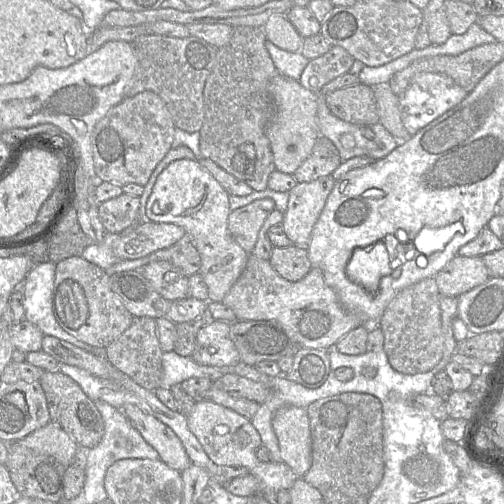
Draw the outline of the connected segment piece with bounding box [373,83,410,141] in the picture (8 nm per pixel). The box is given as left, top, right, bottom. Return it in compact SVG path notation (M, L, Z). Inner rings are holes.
M389 83L373 86L377 103L379 123L382 124L398 141L407 140L410 135L401 120L399 96L395 95Z

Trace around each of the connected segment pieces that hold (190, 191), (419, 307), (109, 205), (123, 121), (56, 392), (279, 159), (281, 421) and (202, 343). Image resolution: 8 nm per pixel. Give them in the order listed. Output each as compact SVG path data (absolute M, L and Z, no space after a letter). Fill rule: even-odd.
M179 159L168 164L158 175L146 203L146 218L151 222L172 223L182 227L196 247L208 301L222 302L246 267L248 253L228 230L231 212L229 194L198 160Z
M435 277L425 278L401 290L387 305L376 324L383 332L384 351L394 370L418 374L431 370L443 357L440 293Z
M124 192L99 204L99 217L106 232L121 233L137 224L140 198Z
M143 91L132 97L126 97L111 108L97 122L92 134L91 144L97 181L115 183L121 187L134 183L145 186L164 156L172 148L176 126L162 98L152 91Z
M43 371L39 381L47 400L50 421L59 424L78 446L87 449L96 447L104 435L104 423L95 404L79 385L60 371Z
M281 74L272 79L270 93L275 104L275 114L267 125L265 133L270 142L275 169L293 174L310 156L320 136L317 120L318 95L303 87L298 80Z
M291 405L281 407L273 415L272 427L282 462L302 478L312 463L310 423L306 409Z
M213 320L196 335L191 358L201 365L230 367L240 362L239 353L230 338L231 323Z

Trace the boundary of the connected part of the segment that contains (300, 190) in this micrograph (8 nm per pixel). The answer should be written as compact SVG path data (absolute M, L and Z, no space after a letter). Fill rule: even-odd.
M328 175L311 182L297 183L289 191L288 206L281 224L293 245L307 248L312 230L335 182Z

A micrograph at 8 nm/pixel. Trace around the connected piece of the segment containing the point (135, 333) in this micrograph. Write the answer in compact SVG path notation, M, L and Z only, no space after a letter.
M147 316L134 317L130 327L105 350L108 362L136 384L150 391L160 387L163 352L157 338L155 319Z

